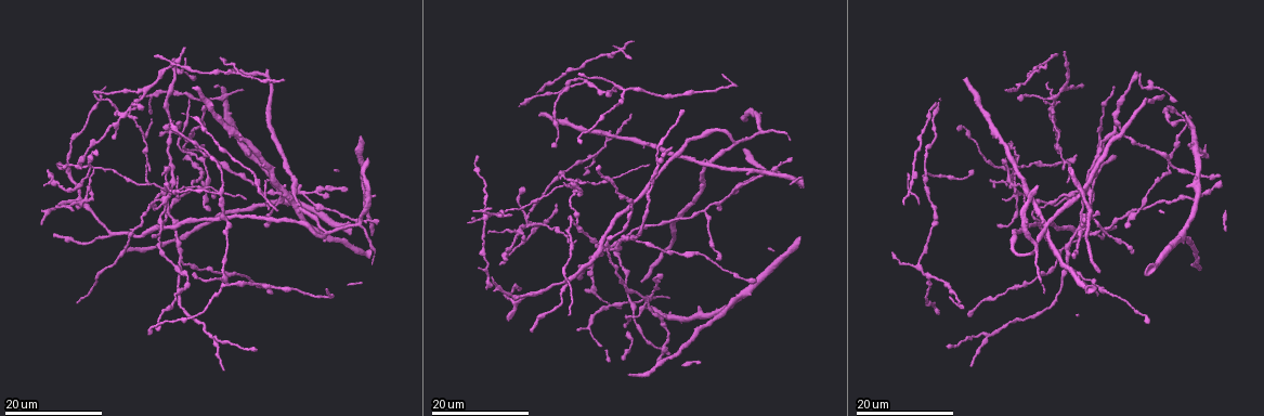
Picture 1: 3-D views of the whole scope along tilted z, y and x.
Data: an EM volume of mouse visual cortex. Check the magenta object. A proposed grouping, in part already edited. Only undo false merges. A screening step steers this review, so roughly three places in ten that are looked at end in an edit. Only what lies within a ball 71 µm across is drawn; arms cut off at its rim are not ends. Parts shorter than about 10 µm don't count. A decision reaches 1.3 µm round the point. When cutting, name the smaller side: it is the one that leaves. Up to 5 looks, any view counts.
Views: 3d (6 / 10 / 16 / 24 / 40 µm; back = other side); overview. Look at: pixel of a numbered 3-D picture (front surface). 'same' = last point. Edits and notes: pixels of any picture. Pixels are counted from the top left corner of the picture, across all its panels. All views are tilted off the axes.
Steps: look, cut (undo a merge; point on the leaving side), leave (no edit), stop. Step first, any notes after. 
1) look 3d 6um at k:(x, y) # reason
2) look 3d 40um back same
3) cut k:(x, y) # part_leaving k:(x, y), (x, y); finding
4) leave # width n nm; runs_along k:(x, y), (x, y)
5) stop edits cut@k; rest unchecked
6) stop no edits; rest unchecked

look 3d 16um at 1:(109, 233) # a fork

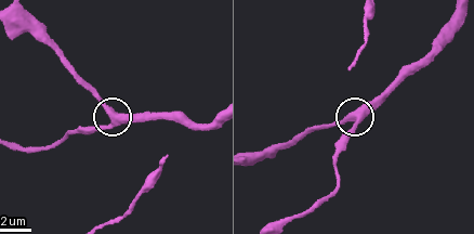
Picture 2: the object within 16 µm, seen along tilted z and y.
look 3d 10um at 2:(351, 115) # zoom in

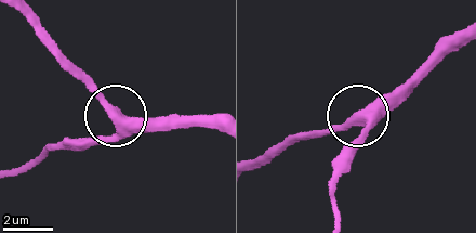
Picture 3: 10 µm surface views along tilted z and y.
leave # runs_along 3:(460, 30), (360, 113), (361, 129), (348, 155); continuous, no second cell

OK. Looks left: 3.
look 3d 16um at 1:(77, 199) # thin arm on a thick one

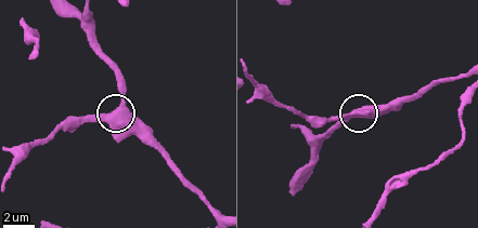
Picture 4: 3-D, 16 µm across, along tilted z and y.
look 3d 10um at 4:(116, 112)

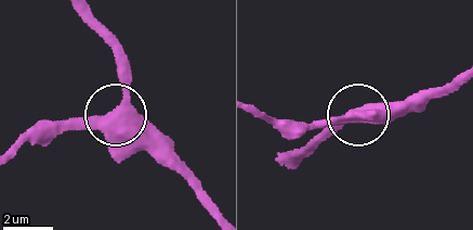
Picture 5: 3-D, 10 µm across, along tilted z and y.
leave # arms 3; runs_along 5:(219, 209), (118, 117), (36, 125); all the same cell

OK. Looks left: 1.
stop no edits; rest unchecked

